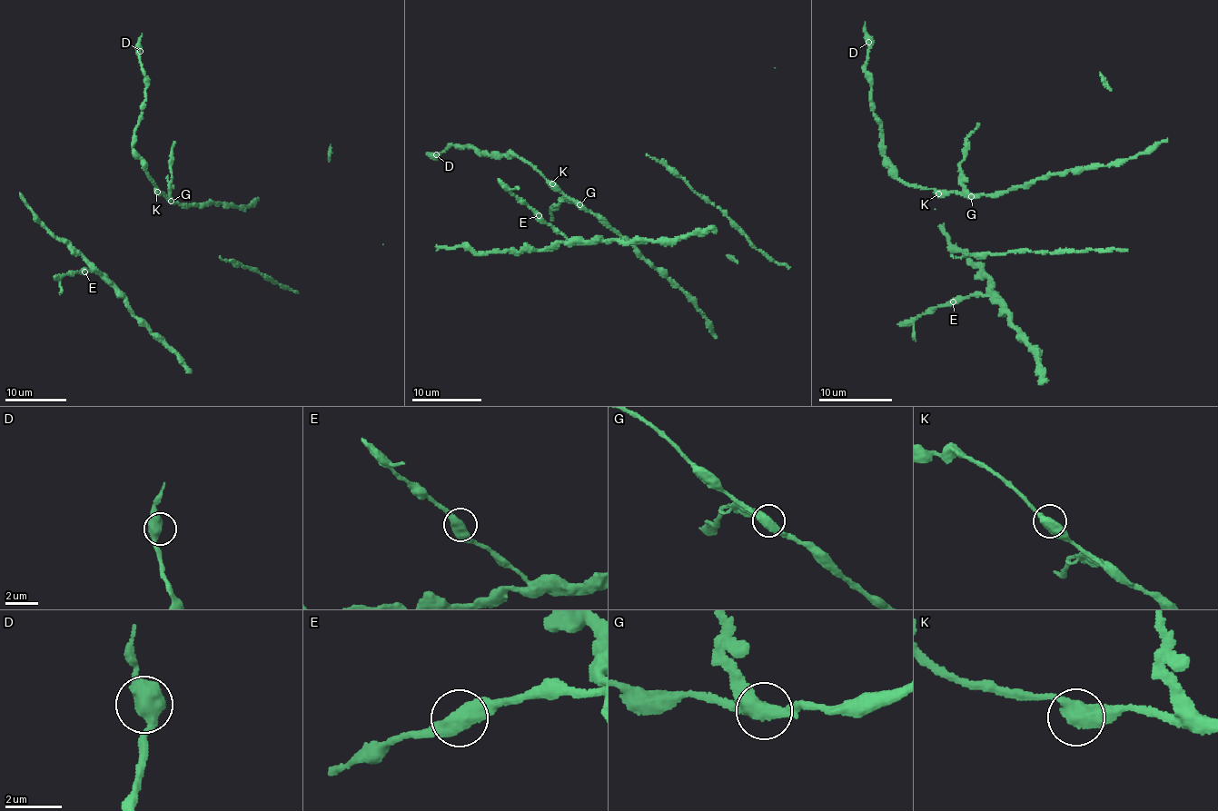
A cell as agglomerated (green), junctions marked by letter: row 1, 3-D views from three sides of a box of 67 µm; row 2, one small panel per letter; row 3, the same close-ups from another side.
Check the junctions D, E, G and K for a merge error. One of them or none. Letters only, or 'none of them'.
G

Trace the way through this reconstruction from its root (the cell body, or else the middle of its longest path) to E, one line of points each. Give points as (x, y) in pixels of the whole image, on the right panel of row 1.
E: (993, 293), (958, 298), (953, 301)

